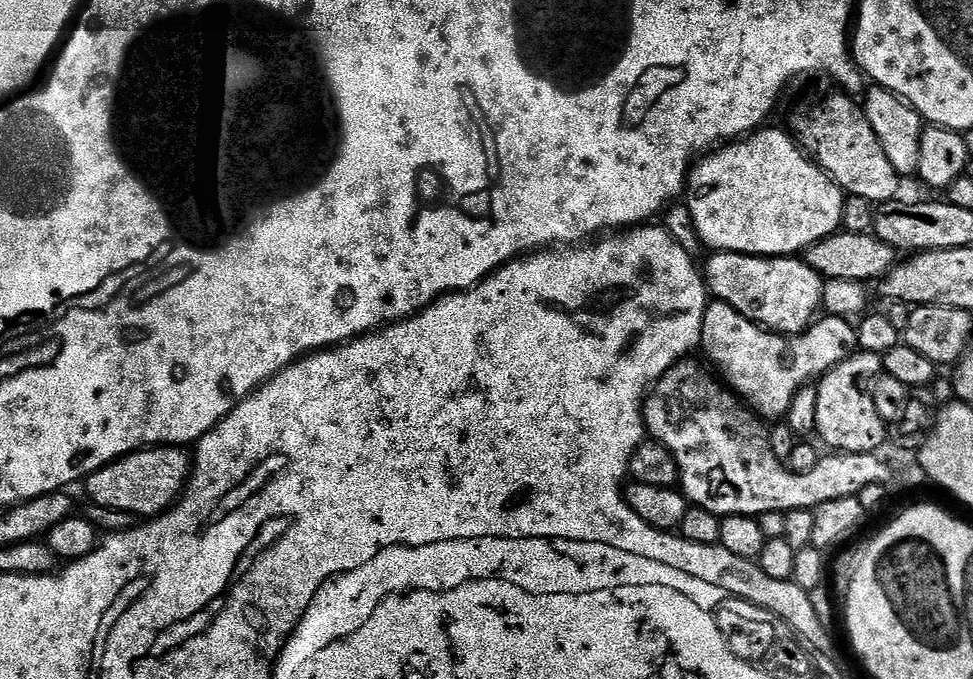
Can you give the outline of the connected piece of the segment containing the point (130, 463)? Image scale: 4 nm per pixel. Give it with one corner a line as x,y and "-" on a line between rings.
153,446
151,448
142,448
139,452
132,452
129,456
121,456
118,460
113,460
111,464
103,464
97,472
91,472
91,474
86,477
83,481
84,484
84,492
88,495
87,499
91,501
91,503
97,504
98,506
108,507
111,511
120,511
125,512
127,514
134,514
137,512
138,515
144,516
143,518
152,518
157,514
163,513
165,509
169,507
179,497
185,483
186,479
190,474
190,460
189,457
185,456
185,451
182,451
179,447
176,446

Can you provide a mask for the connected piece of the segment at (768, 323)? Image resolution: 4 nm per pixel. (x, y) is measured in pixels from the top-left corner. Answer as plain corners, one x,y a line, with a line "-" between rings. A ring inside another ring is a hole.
713,251
711,255
704,268
702,264
702,280
719,303
730,305
761,328
781,334
799,334
813,323
816,307
820,304
818,284
822,277
801,259
743,256
741,252

